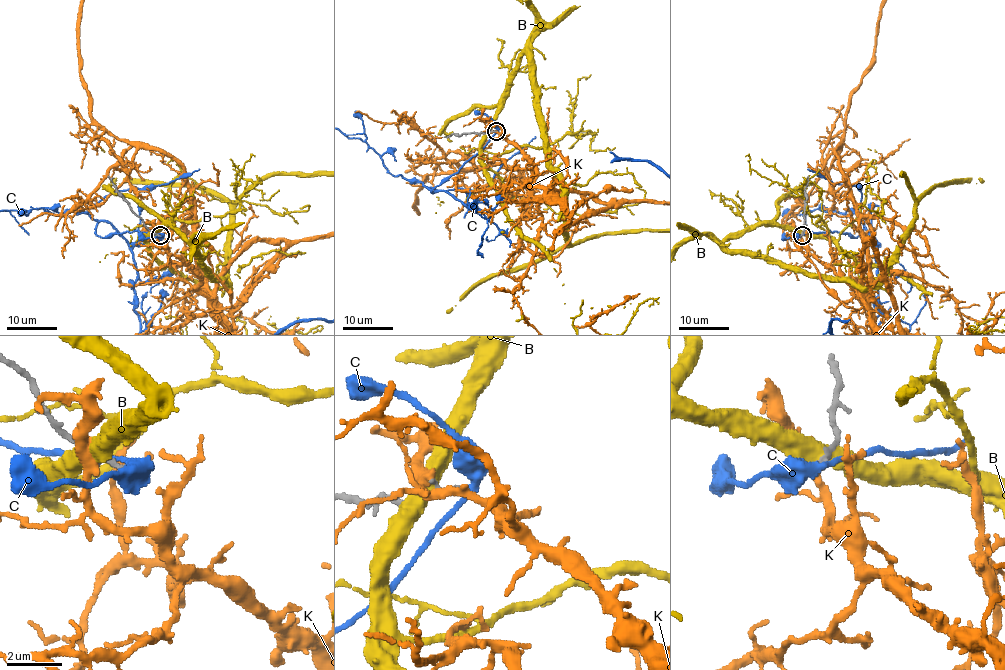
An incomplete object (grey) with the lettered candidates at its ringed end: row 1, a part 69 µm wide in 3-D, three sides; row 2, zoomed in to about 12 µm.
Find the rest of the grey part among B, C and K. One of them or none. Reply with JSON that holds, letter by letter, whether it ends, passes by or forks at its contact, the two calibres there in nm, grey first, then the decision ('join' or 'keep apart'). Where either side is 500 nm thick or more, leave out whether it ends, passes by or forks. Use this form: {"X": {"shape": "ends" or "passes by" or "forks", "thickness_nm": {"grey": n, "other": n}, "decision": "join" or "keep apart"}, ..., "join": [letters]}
{"B": {"thickness_nm": {"grey": 190, "other": 550}, "decision": "keep apart"}, "C": {"shape": "passes by", "thickness_nm": {"grey": 130, "other": 280}, "decision": "keep apart"}, "K": {"shape": "passes by", "thickness_nm": {"grey": 160, "other": 360}, "decision": "keep apart"}, "join": []}

